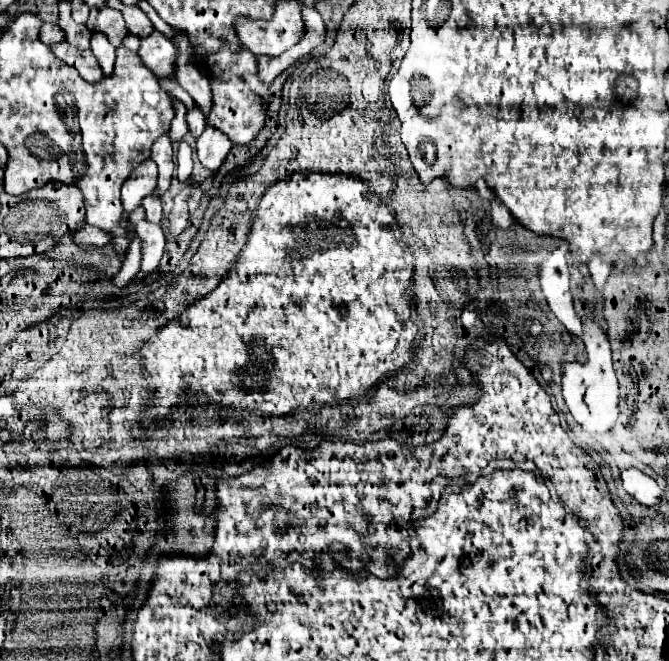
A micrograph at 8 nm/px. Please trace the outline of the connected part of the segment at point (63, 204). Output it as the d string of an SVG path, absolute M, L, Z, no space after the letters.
M50 182L50 188L42 188L42 198L54 198L58 202L58 210L62 210L62 218L70 222L70 232L86 220L86 208L84 208L84 196L78 186L62 184L62 182Z

